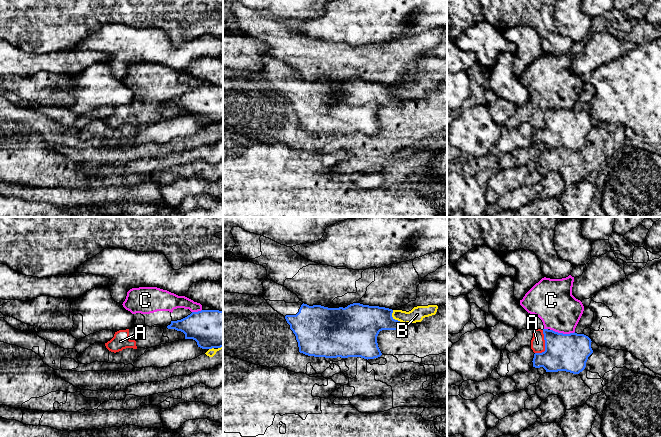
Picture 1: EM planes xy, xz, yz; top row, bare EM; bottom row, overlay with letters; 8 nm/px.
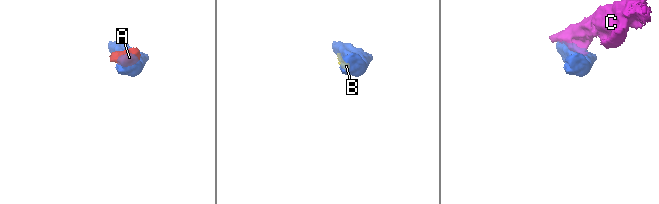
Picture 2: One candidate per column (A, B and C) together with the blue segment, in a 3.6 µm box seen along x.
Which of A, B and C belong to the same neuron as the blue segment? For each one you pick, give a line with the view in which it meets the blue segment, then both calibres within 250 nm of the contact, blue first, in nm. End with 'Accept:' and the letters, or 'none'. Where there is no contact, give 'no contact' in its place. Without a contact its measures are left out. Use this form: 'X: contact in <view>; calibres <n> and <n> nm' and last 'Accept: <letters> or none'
Accept: none

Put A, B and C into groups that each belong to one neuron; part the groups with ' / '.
A C / B

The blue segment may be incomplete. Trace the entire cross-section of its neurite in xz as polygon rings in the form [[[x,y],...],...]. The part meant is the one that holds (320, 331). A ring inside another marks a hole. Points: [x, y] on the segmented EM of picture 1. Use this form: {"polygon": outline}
{"polygon": [[[269,279],[263,281],[264,292],[261,295],[279,314],[283,315],[296,336],[299,352],[308,356],[325,358],[361,357],[374,359],[382,355],[377,336],[382,330],[397,330],[404,323],[392,317],[393,310],[360,303],[350,305],[309,306],[286,287]]]}

